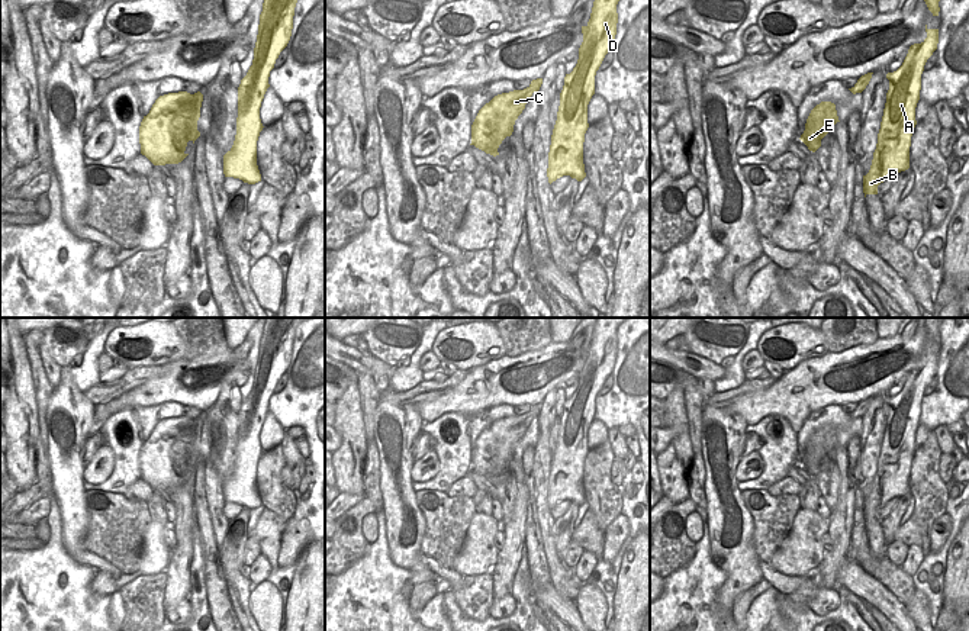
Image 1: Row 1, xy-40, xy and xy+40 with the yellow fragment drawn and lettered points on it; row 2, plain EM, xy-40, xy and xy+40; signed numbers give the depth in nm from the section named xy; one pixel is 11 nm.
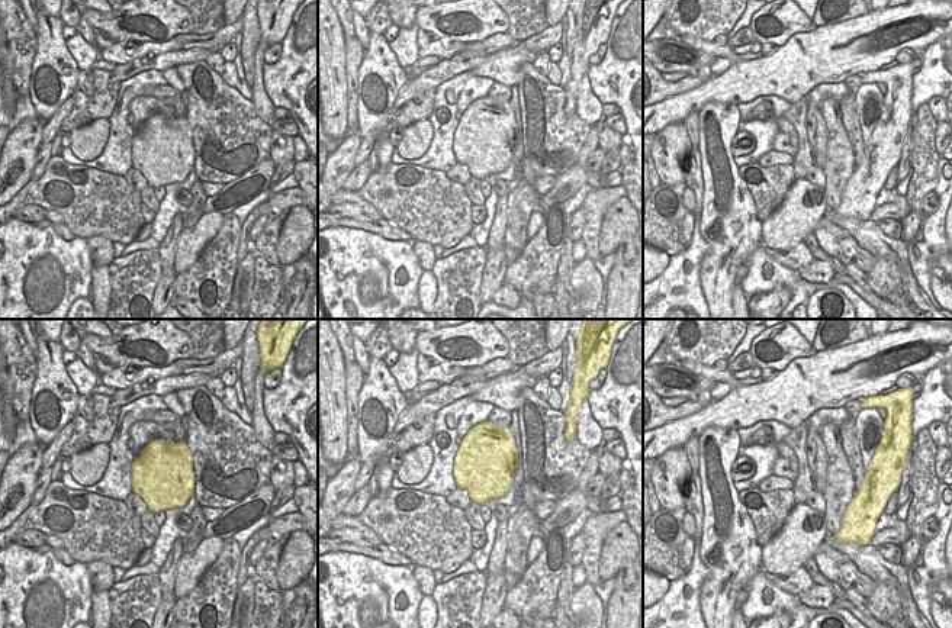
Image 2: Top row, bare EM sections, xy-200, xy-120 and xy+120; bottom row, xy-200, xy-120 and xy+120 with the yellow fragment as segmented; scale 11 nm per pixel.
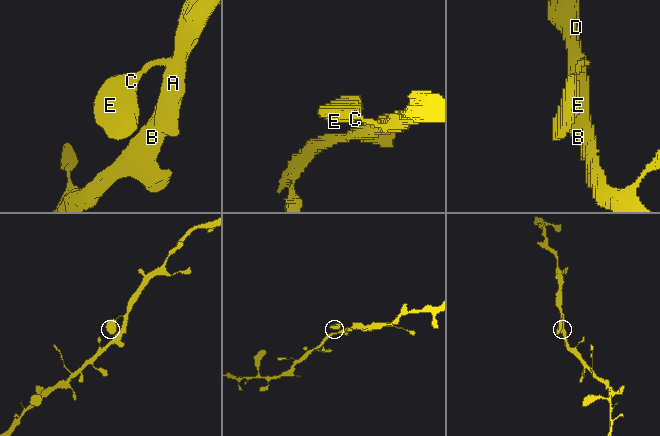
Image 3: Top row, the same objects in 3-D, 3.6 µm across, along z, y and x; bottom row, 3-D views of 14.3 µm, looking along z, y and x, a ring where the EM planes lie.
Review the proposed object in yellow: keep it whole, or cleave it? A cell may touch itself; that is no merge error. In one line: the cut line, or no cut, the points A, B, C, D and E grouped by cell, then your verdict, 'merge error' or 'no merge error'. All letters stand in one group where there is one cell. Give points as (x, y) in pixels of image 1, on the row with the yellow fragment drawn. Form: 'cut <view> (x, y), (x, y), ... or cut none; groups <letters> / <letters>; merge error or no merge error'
cut none; groups A B C D E; no merge error

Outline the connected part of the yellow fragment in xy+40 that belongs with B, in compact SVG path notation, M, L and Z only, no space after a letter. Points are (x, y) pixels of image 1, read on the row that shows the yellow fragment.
M928 29L921 44L910 46L902 65L888 73L889 90L878 133L870 170L863 176L863 193L878 194L878 186L891 174L910 168L910 147L920 100L921 74L927 59L937 49L939 29Z

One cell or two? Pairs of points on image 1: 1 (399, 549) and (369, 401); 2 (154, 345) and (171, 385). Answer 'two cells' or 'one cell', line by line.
1: two cells
2: two cells

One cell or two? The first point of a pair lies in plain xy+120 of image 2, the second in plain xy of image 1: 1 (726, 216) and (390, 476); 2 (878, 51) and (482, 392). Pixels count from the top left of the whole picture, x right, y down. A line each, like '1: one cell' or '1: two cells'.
1: one cell
2: one cell

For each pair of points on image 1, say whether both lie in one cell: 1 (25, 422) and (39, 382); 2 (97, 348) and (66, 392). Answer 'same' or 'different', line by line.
1: different
2: different

